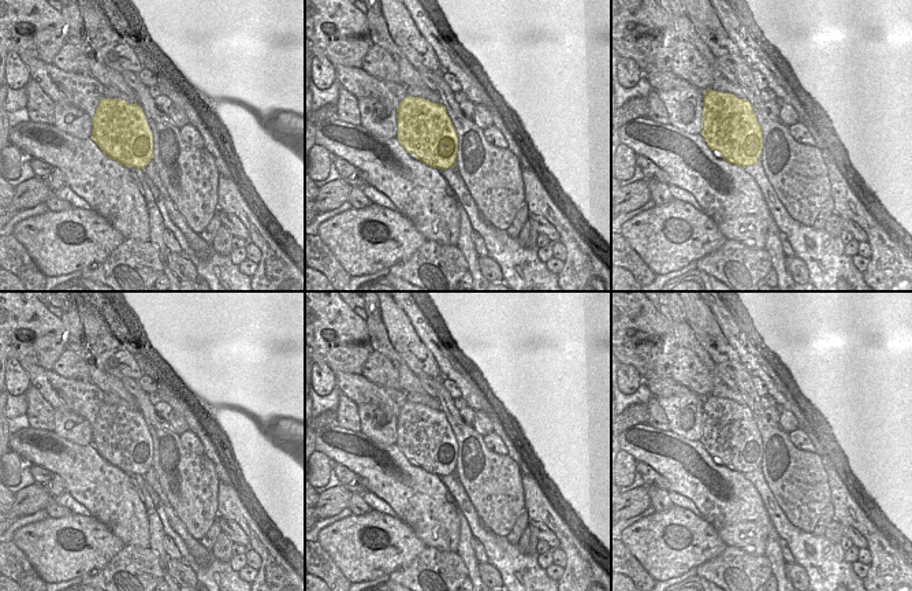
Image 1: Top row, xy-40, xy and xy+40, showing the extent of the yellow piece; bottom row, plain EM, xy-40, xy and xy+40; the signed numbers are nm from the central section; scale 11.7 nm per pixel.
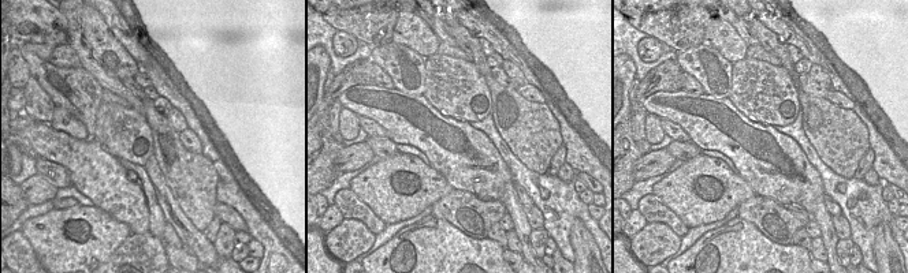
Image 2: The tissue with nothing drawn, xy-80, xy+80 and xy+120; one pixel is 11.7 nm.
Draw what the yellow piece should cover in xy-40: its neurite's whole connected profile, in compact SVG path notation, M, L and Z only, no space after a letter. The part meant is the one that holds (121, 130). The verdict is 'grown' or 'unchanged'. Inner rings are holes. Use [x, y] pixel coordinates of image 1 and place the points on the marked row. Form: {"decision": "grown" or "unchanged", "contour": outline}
{"decision": "unchanged", "contour": "M101 98L92 138L103 153L124 167L144 170L153 159L153 133L139 104Z"}

